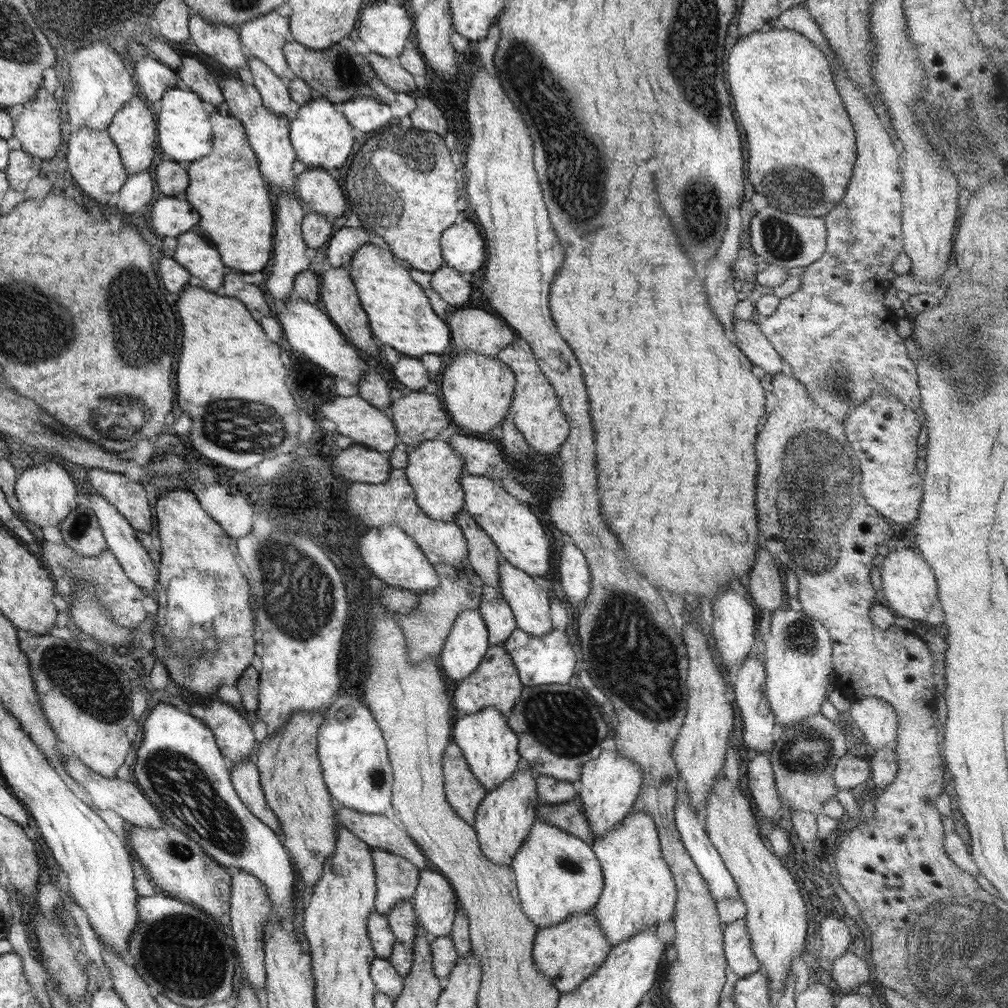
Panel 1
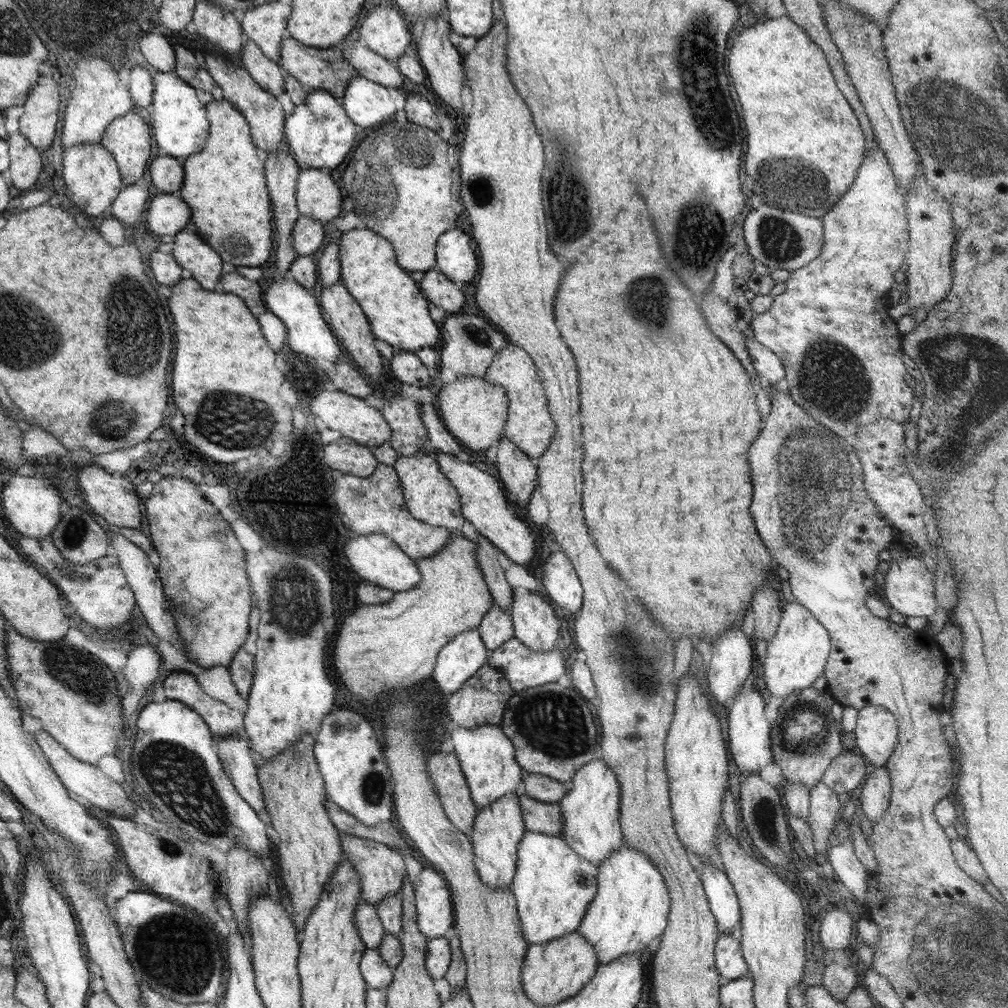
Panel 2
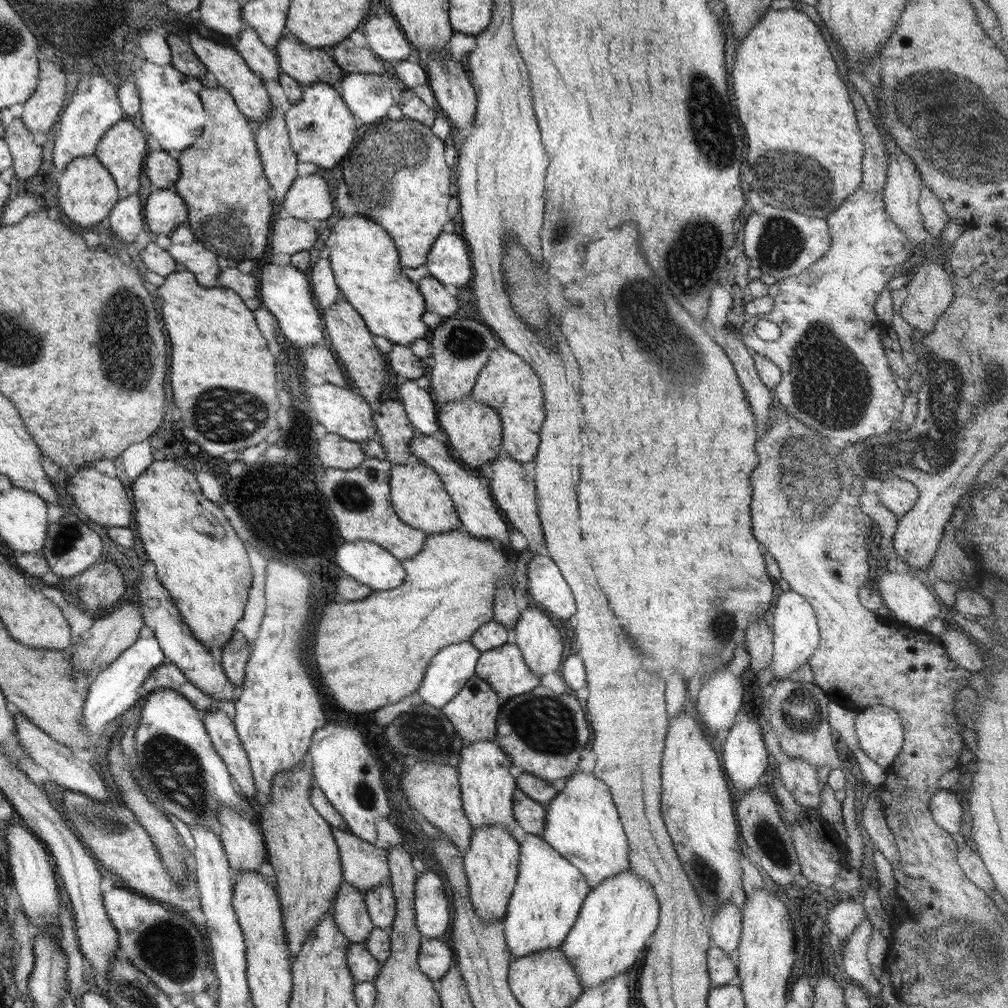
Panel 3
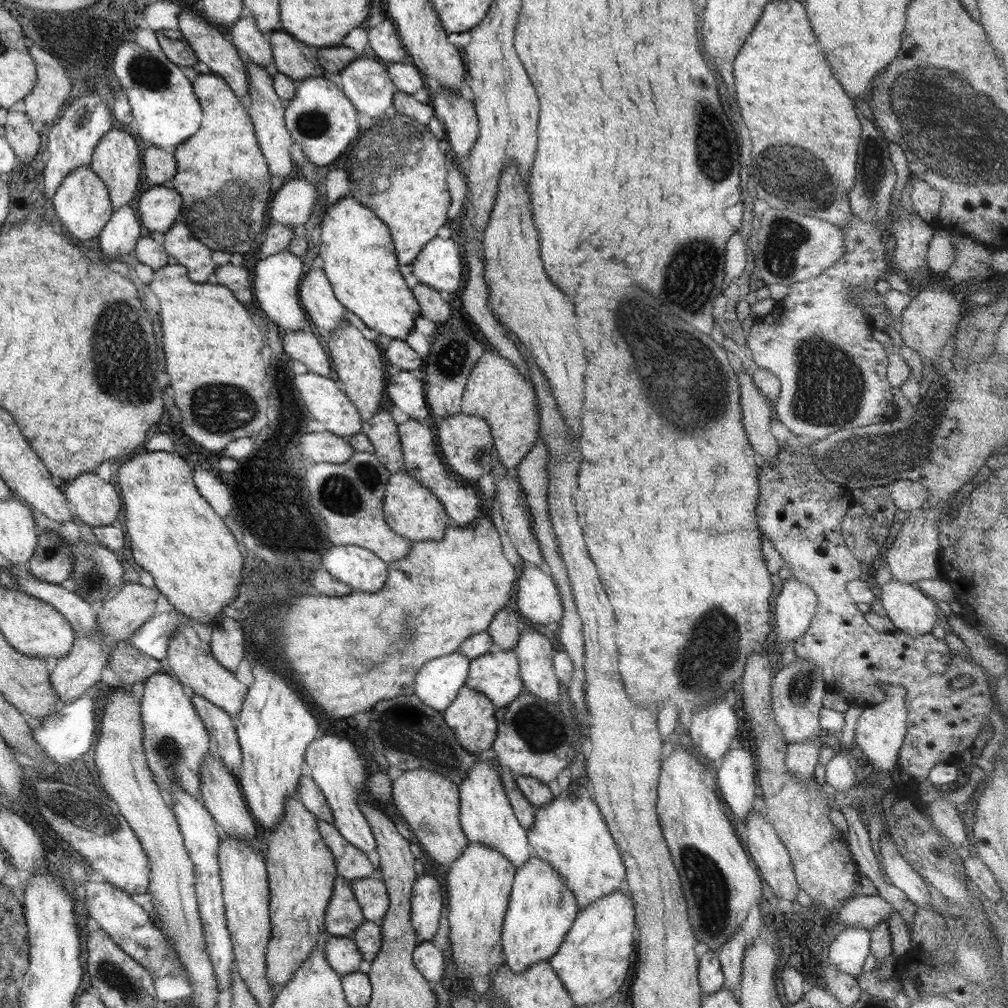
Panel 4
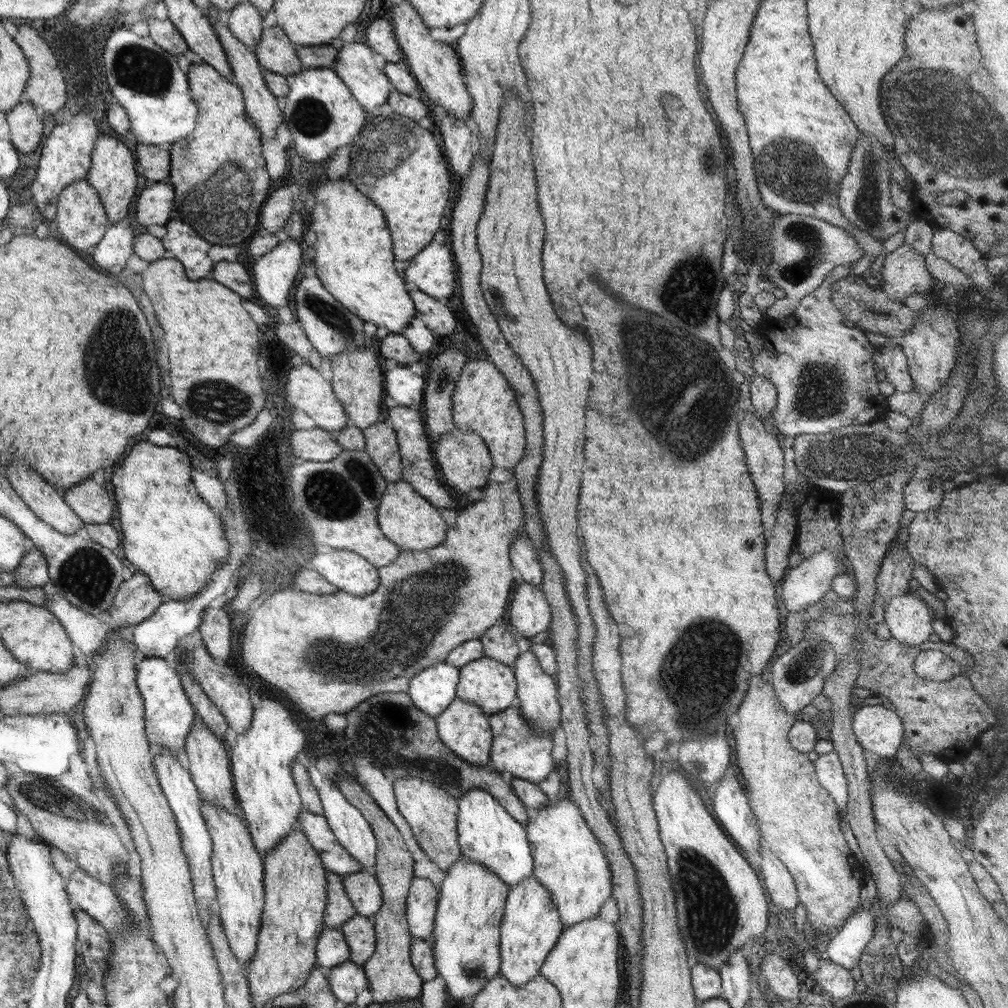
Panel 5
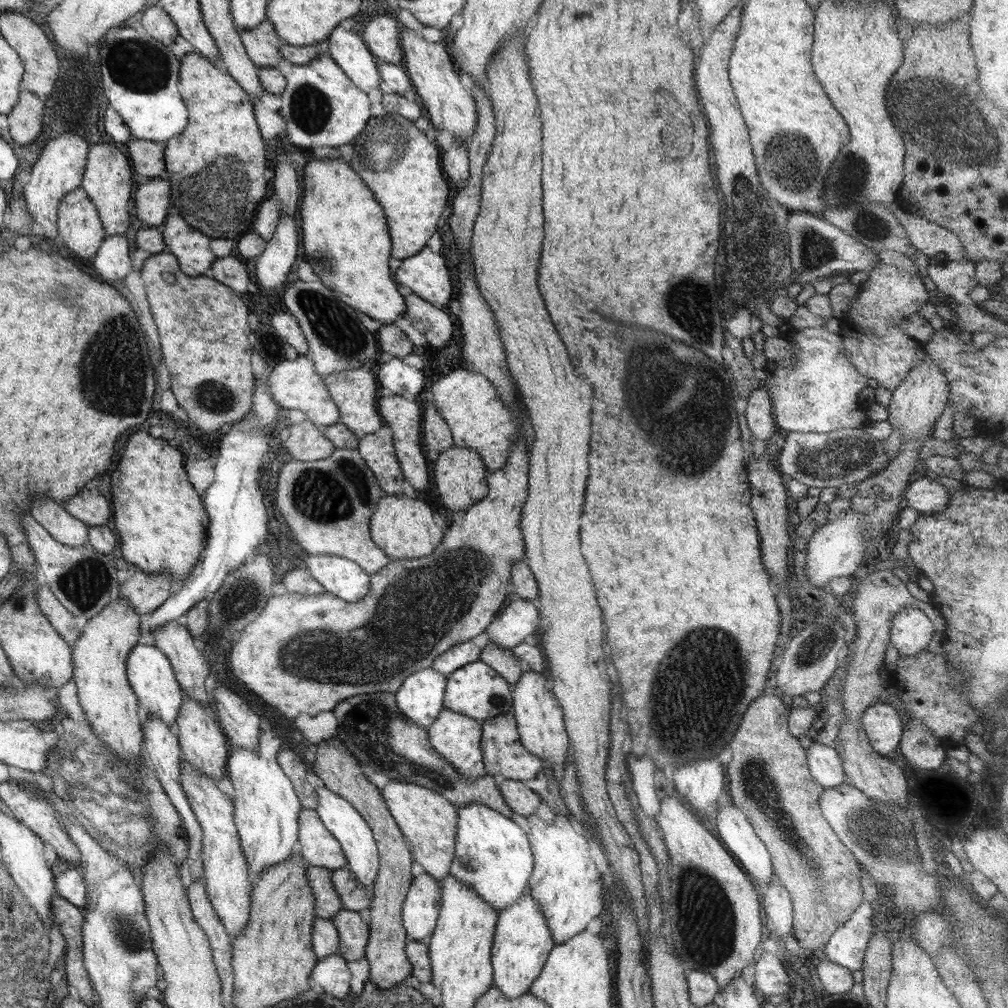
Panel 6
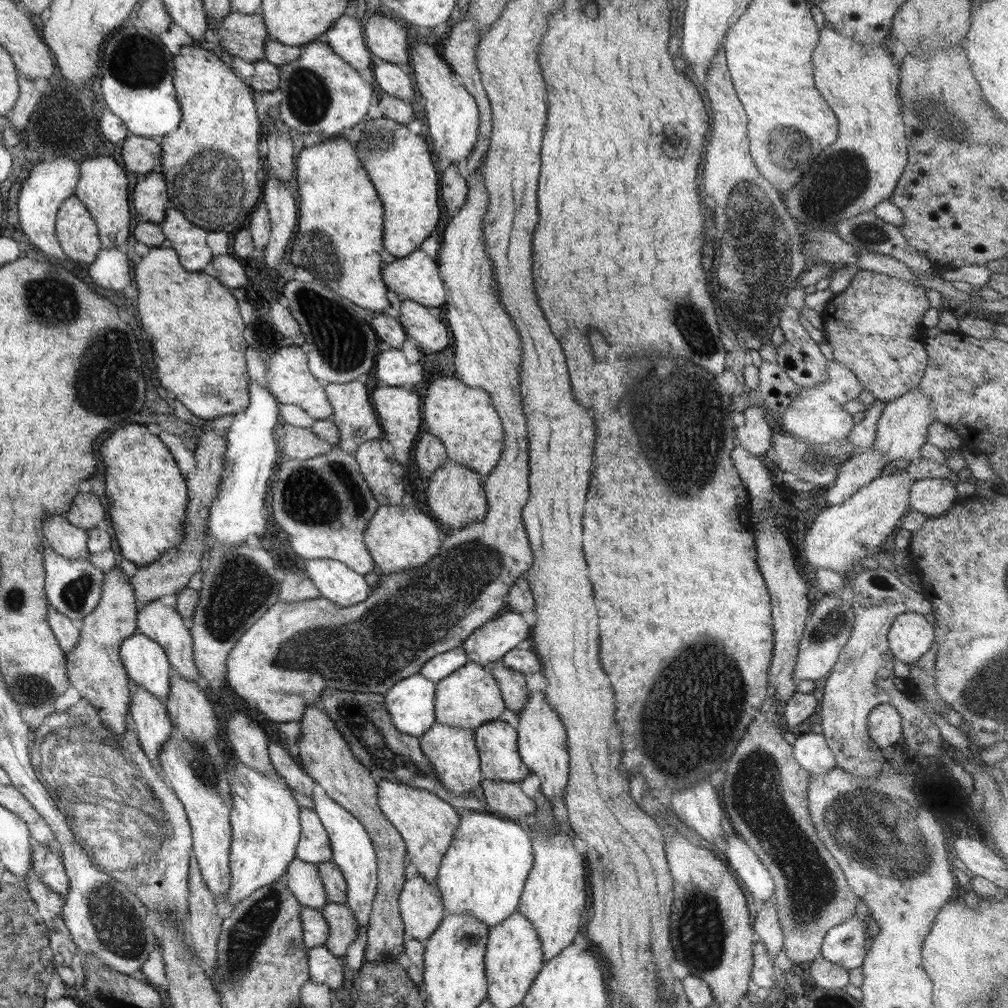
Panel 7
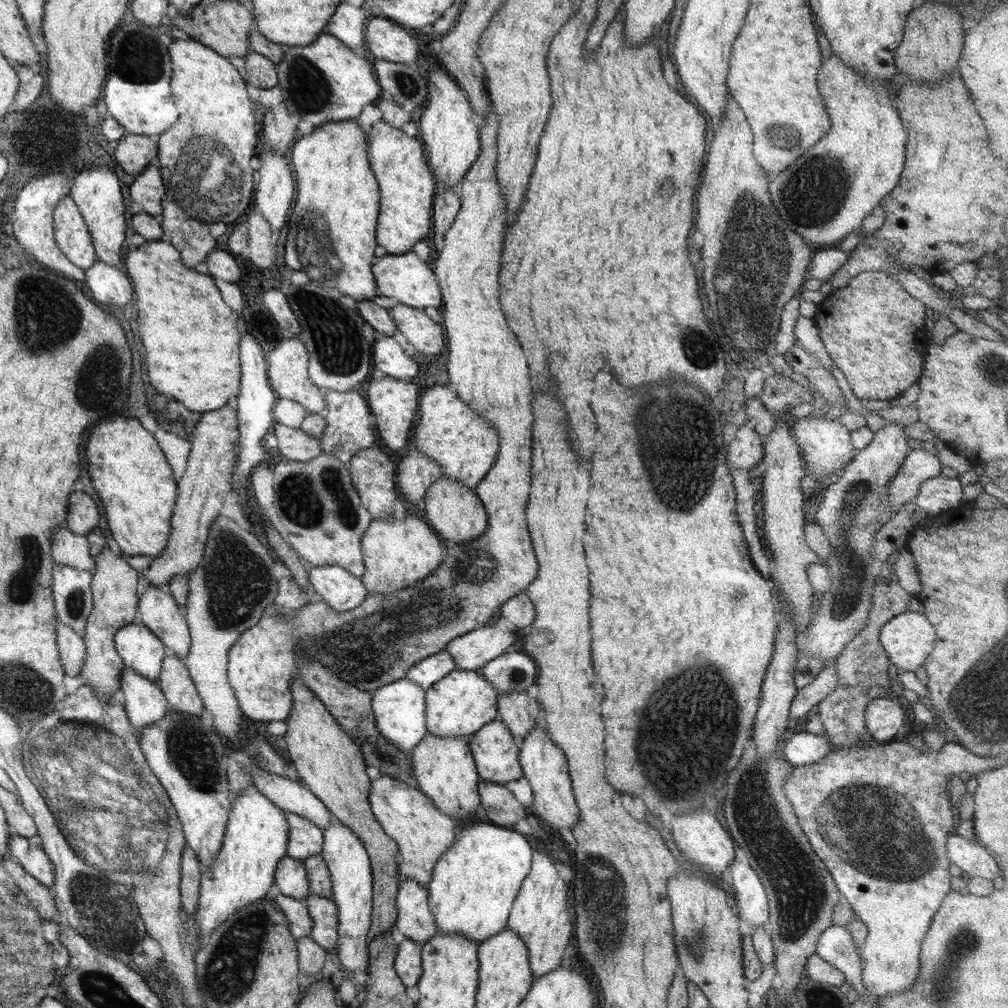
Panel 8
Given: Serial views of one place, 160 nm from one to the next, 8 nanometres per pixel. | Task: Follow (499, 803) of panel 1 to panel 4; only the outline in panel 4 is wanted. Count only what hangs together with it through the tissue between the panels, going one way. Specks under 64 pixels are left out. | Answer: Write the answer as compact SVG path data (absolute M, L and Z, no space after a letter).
M470 843L446 874L451 959L463 981L470 981L472 976L489 976L504 964L501 930L515 873L516 868L503 854Z

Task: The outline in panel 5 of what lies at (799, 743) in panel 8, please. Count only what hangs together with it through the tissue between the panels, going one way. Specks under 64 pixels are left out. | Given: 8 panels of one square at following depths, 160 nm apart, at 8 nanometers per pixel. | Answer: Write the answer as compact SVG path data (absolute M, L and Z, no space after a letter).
M836 751L819 754L813 761L818 783L832 796L839 812L848 812L848 782Z

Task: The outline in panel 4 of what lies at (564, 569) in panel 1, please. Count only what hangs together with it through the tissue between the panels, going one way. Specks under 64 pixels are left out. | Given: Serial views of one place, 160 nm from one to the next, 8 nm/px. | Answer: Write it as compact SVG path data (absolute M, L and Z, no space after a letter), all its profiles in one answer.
M525 563L518 578L518 612L534 624L559 622L563 617L563 606L558 587L551 574L540 567Z

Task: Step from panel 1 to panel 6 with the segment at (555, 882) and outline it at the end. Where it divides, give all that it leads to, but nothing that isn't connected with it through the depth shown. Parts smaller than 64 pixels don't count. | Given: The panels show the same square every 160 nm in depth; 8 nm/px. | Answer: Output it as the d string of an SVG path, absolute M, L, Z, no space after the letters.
M530 892L520 897L518 902L498 914L491 950L493 986L508 998L518 998L529 992L535 978L542 972L549 952L555 942L540 909Z

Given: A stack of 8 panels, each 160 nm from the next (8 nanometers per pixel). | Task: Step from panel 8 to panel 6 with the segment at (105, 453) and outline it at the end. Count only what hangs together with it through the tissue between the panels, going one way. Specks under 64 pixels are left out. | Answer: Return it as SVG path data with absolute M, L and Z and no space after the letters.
M134 432L122 448L116 470L110 474L110 492L114 505L114 526L120 536L123 557L136 568L150 574L168 571L179 586L200 561L208 534L209 514L206 514L202 495L190 484L184 468L184 453L176 446L154 438L148 432Z

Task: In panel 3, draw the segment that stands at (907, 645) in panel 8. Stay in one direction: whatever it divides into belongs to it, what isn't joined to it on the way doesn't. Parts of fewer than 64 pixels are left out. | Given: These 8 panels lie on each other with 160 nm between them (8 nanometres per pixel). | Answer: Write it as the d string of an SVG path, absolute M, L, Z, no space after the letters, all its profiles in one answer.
M912 570L906 574L885 571L878 580L878 590L884 604L894 613L894 618L908 627L921 628L933 618L944 615L944 609L936 600L936 596L928 590L920 579L917 579L916 572Z

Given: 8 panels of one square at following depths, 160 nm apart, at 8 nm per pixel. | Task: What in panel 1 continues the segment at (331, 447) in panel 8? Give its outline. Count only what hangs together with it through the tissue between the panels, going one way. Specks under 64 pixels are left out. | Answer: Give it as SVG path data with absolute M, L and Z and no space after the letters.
M348 267L324 269L322 276L322 284L320 284L320 299L324 306L325 314L330 318L330 321L338 327L338 330L347 338L350 344L354 345L358 351L365 356L376 358L378 356L378 346L374 342L374 336L370 332L369 320L366 312L362 309L358 299L356 286L350 278Z

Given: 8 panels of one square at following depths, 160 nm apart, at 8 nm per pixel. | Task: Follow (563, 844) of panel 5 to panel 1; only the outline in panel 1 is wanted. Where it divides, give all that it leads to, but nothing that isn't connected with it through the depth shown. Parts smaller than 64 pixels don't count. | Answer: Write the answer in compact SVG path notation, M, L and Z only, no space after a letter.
M602 751L596 758L584 763L579 781L582 788L577 798L582 803L582 811L596 840L616 829L631 814L642 788L642 769L635 762L620 756L617 751Z

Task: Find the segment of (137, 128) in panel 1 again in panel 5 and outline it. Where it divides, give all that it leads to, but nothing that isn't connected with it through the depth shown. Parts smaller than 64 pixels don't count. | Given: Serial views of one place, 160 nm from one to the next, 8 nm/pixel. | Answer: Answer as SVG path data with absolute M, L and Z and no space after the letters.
M105 131L103 138L100 138L97 144L94 145L92 161L92 168L89 170L86 179L100 195L109 221L111 224L116 224L130 212L130 204L136 196L136 180L138 180L139 173L134 170L136 160L132 156L130 148L119 139L119 136Z

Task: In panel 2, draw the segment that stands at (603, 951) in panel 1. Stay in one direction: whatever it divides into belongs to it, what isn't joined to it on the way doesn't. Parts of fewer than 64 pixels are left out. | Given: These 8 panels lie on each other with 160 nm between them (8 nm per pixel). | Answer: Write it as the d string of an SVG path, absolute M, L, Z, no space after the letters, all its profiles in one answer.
M575 930L562 938L527 946L521 968L522 988L536 1006L554 1006L576 996L590 982L599 966L594 947Z

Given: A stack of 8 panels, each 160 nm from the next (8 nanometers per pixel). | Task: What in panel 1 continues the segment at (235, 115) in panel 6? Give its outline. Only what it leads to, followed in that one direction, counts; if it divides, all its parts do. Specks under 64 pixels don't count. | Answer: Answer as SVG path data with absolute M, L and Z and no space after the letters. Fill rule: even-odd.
M181 58L181 65L176 73L182 85L195 92L201 100L206 100L215 107L224 102L216 75L208 71L208 68L196 58ZM218 110L210 113L210 118L214 118L214 154L208 153L190 164L190 186L183 197L198 210L198 214L202 214L198 228L210 238L210 242L214 242L214 246L218 246L224 266L240 270L240 273L260 272L267 268L273 256L275 212L270 190L266 188L264 174L259 169L259 160L250 146L244 125L235 116L222 116Z

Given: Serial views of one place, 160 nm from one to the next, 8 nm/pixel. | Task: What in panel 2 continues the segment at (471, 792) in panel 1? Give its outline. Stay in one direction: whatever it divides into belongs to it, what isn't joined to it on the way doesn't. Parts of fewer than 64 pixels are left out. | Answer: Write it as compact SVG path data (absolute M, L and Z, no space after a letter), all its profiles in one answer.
M432 752L426 759L426 772L438 790L440 805L450 822L470 837L478 809L474 807L458 757L453 752Z

